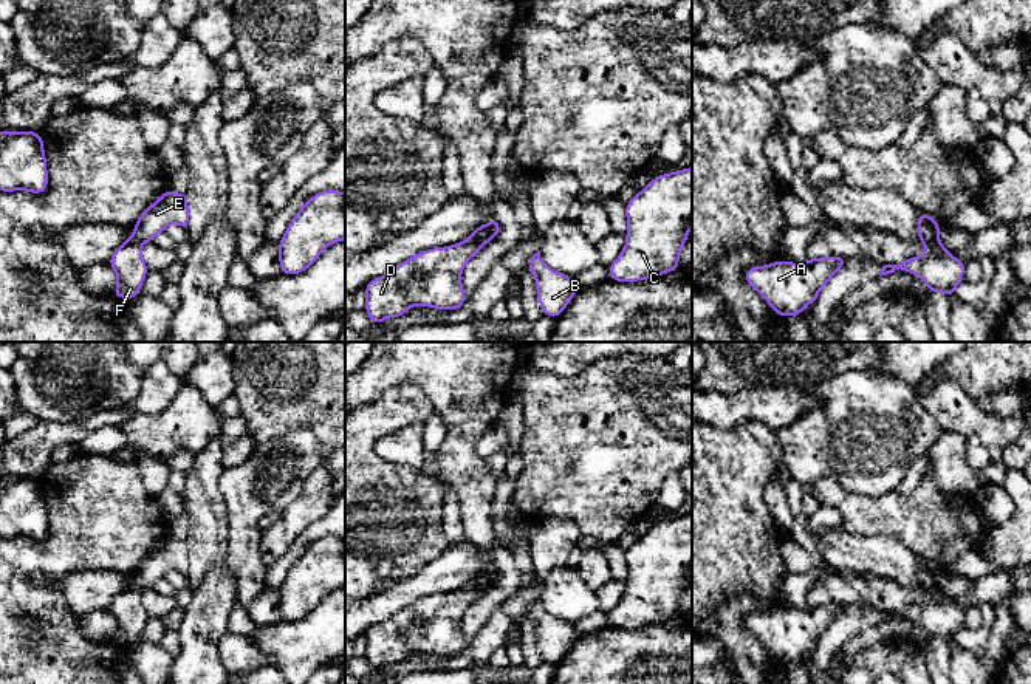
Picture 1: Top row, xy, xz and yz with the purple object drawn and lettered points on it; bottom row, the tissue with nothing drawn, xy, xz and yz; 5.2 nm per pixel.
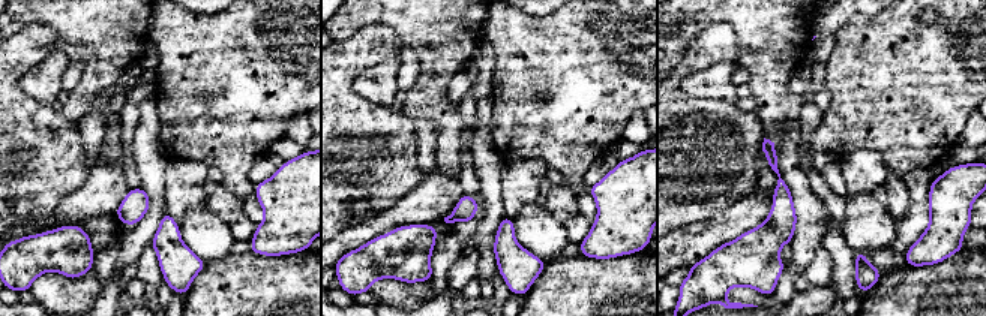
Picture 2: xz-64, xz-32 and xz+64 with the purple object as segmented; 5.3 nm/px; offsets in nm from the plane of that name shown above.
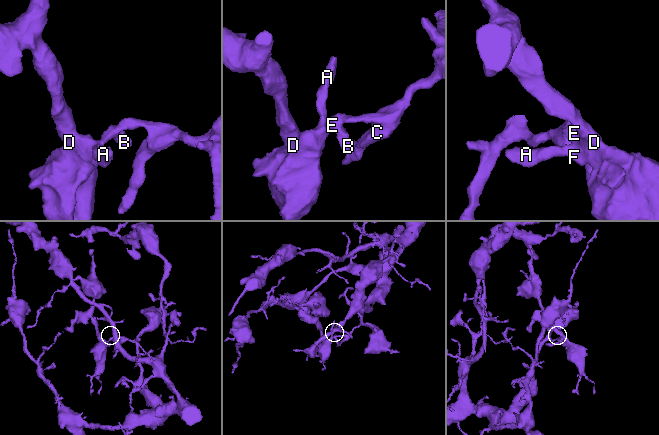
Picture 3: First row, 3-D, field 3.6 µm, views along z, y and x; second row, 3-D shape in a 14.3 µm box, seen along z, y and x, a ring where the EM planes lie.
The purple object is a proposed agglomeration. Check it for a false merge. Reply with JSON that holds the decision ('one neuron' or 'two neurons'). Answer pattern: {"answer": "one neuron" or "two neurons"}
{"answer": "two neurons"}

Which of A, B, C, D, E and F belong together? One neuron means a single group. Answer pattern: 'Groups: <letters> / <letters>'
Groups: A D F / B C E

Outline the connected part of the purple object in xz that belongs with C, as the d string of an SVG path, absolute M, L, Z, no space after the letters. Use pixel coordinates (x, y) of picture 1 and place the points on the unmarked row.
M692 514L652 525L629 549L625 549L625 593L608 611L608 625L615 628L639 628L669 621L680 611L680 597L689 588L692 576Z

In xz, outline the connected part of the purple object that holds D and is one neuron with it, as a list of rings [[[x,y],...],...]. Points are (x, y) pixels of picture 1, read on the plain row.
[[[485,571],[464,588],[432,594],[398,610],[390,619],[365,631],[365,659],[375,672],[406,662],[415,652],[457,658],[466,647],[461,619],[489,590]]]

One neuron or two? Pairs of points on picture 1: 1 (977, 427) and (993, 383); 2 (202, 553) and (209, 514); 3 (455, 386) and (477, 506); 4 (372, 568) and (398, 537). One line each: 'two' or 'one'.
1: two
2: one
3: one
4: one

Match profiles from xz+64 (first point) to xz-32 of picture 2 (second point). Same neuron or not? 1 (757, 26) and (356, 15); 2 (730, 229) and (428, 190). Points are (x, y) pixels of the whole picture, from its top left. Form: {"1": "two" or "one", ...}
{"1": "one", "2": "one"}

